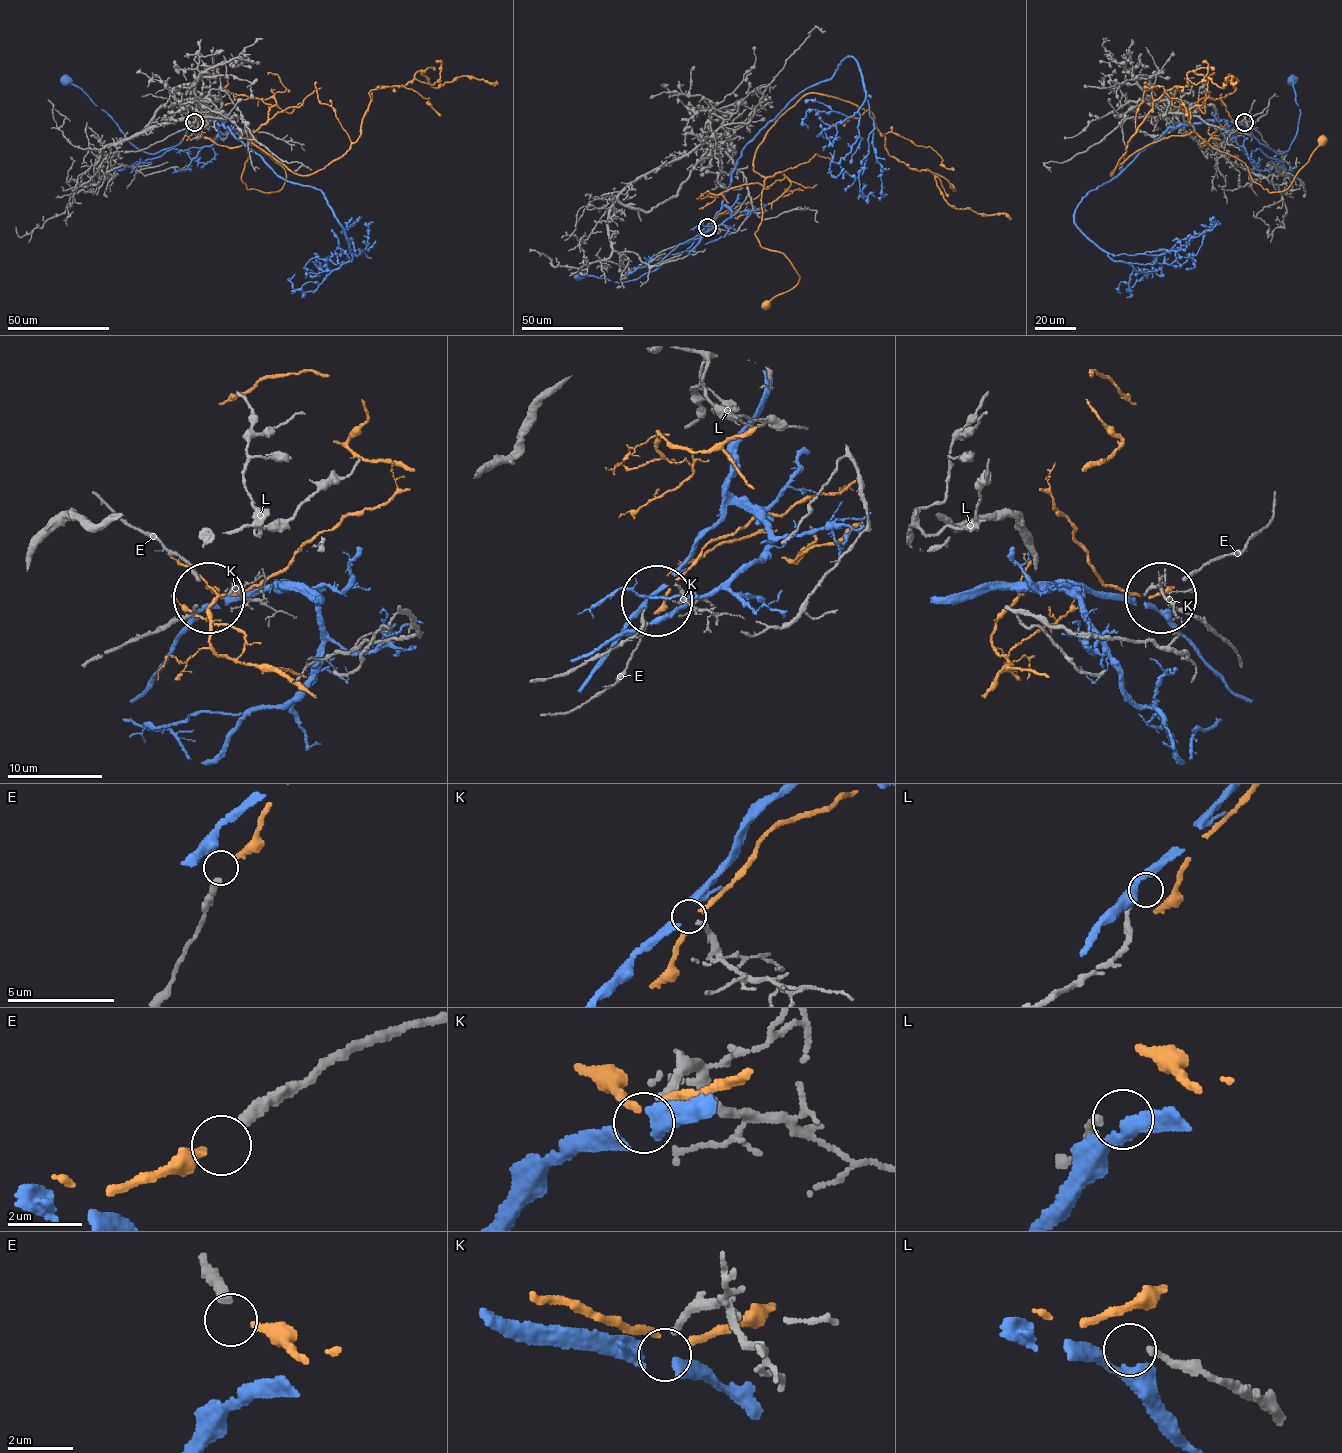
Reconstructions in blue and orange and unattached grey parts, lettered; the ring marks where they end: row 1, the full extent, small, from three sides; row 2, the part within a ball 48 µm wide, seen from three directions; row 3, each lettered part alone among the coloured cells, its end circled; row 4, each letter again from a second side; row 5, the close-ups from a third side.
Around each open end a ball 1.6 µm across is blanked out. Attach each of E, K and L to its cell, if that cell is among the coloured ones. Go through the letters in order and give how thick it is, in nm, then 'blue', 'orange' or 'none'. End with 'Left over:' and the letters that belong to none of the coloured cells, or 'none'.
E: 360 nm | orange
K: 220 nm | blue
L: 200 nm | none
Left over: L

